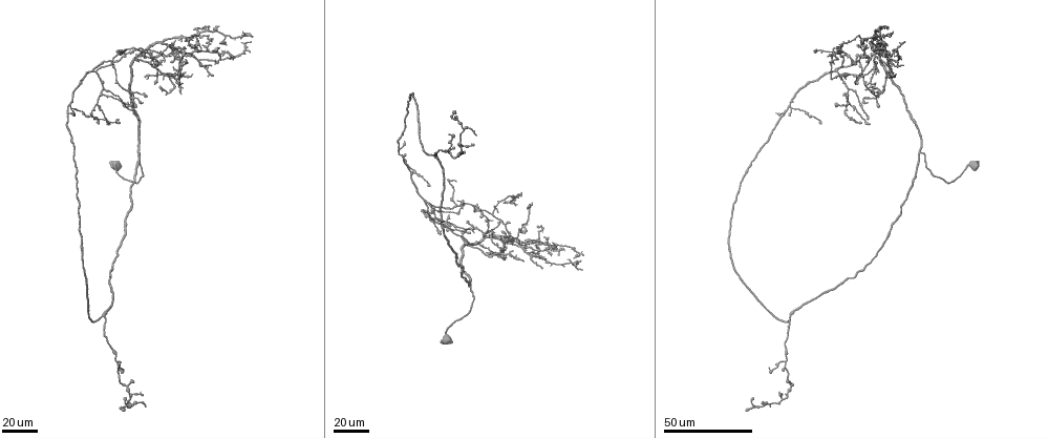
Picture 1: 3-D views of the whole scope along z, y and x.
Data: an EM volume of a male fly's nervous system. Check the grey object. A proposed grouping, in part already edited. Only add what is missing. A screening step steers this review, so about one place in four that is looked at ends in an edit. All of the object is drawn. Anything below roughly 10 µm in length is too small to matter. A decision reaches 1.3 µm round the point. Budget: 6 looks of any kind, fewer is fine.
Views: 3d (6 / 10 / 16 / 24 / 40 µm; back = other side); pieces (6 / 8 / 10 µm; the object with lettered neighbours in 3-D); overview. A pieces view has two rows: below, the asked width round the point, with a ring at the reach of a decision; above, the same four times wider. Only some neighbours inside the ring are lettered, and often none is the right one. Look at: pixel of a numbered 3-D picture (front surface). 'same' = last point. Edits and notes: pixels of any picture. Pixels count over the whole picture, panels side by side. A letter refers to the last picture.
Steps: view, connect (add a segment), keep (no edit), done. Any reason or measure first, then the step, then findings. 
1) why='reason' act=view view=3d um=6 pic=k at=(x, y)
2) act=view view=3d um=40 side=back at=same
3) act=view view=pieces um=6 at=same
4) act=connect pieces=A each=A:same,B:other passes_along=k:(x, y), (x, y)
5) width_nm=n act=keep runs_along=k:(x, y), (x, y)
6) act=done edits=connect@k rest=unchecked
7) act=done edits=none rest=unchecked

why='branch stops here' act=view view=3d um=40 pic=1 at=(214, 75)

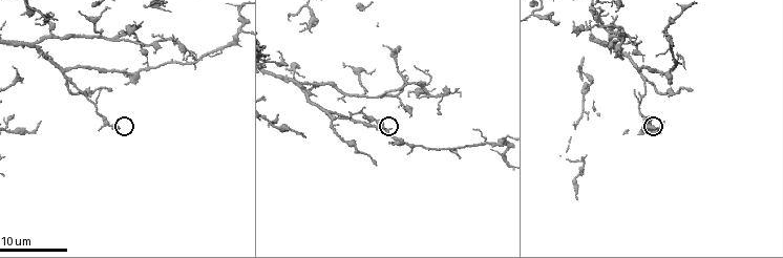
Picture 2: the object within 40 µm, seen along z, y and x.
act=view view=pieces um=8 pic=2 at=(655, 127)

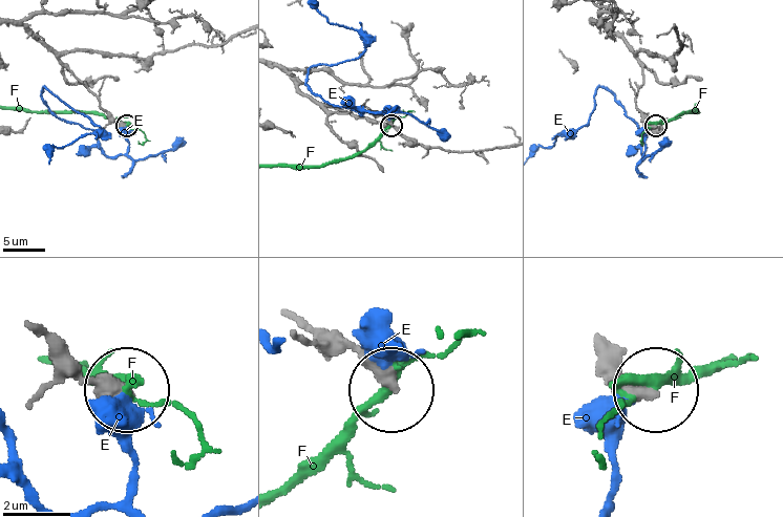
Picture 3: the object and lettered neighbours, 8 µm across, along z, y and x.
act=keep each=E:other,F:other runs_along=3:(596, 351), (650, 391) found='no lettered segment goes on from it'

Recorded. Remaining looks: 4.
why='free end' act=view view=3d um=40 pic=1 at=(206, 43)

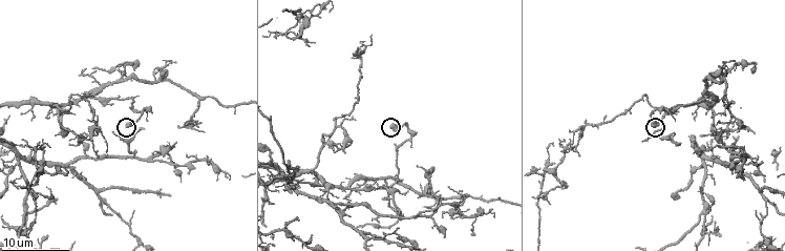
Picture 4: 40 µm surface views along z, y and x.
why='closer look' act=view view=3d um=6 pic=4 at=(654, 126)

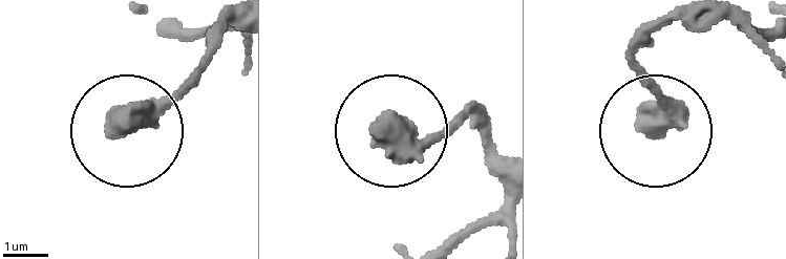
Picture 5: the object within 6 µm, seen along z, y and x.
act=view view=pieces um=8 pic=5 at=(378, 133)

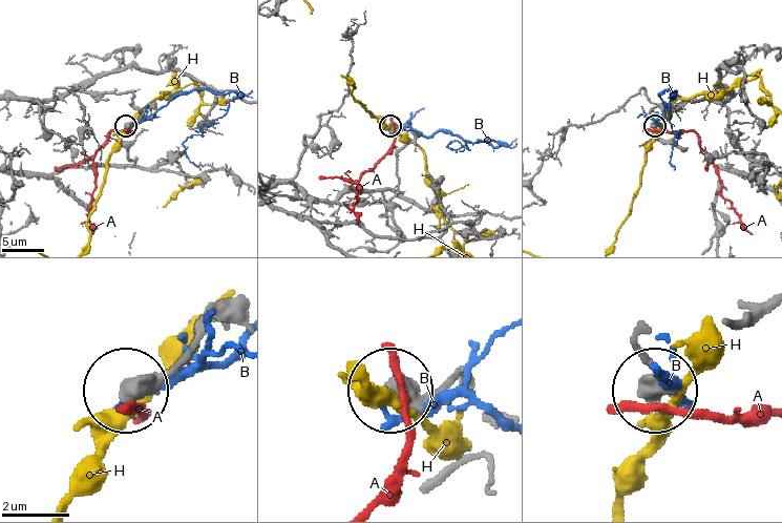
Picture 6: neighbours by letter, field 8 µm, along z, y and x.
width_nm=610 act=keep each=A:other,B:other,H:other runs_along=6:(100, 91), (130, 91), (135, 106), (150, 106), (125, 125) found='no lettered segment goes on from it'

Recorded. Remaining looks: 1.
act=done edits=none rest=unchecked

